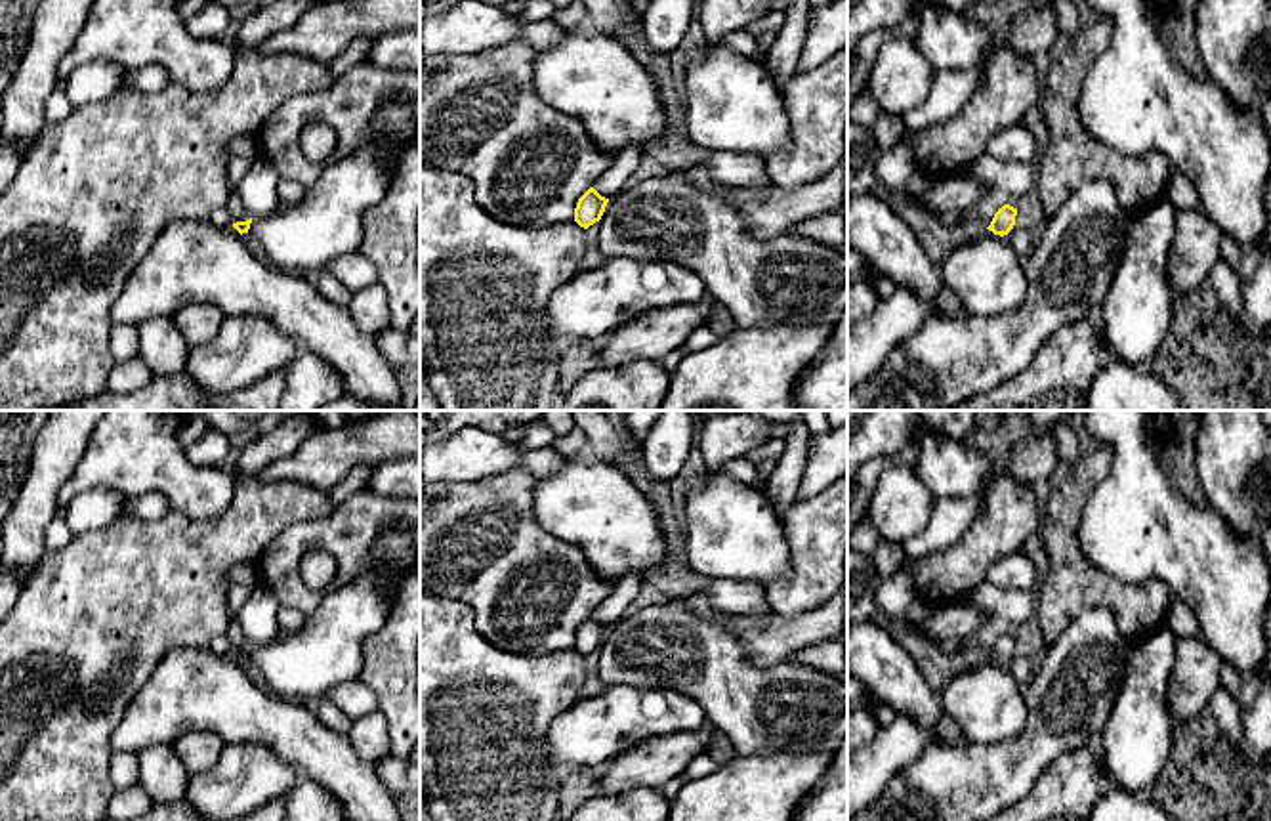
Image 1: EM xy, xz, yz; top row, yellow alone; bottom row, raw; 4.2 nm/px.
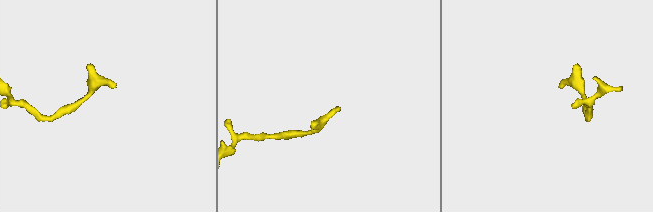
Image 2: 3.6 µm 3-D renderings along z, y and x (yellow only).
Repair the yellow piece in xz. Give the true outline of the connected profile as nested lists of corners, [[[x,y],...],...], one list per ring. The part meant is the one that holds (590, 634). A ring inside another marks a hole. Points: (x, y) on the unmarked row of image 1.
[[[590,615],[576,630],[574,649],[588,657],[601,647],[609,626],[601,624],[594,615]]]

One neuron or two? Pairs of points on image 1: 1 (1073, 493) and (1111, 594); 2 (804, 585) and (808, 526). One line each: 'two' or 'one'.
1: one
2: one

